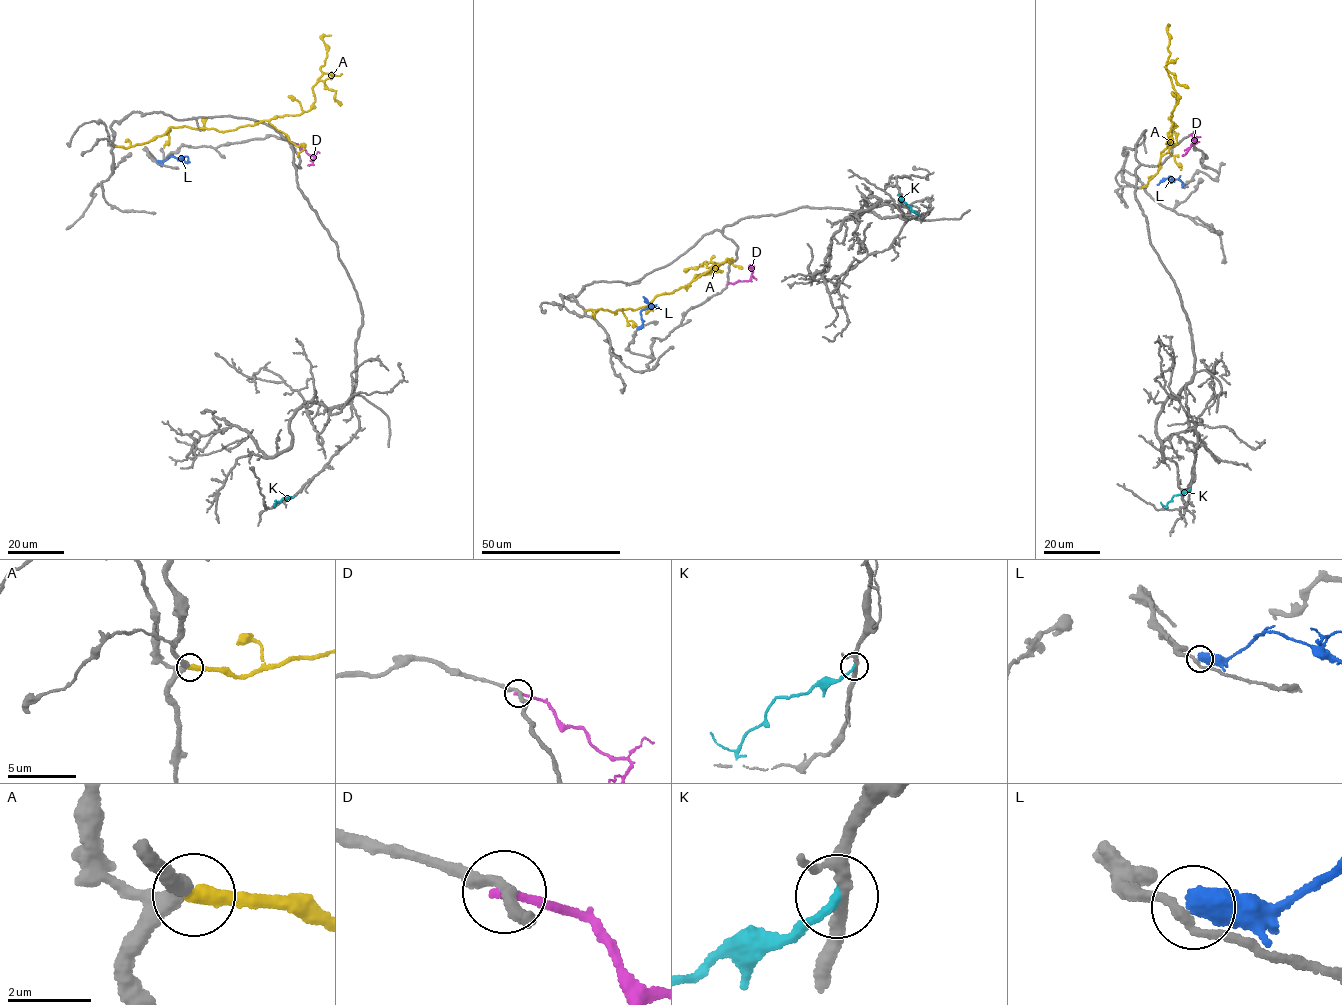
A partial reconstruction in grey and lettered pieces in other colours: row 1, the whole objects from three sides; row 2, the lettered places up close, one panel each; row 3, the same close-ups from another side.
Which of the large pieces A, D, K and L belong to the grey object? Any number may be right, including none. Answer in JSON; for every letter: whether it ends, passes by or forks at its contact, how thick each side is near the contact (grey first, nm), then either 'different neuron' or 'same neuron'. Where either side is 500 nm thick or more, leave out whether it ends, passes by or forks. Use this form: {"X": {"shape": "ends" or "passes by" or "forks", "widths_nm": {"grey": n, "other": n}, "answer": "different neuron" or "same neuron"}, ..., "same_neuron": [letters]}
{"A": {"shape": "ends", "widths_nm": {"grey": 360, "other": 360}, "answer": "different neuron"}, "D": {"shape": "ends", "widths_nm": {"grey": 240, "other": 200}, "answer": "different neuron"}, "K": {"shape": "ends", "widths_nm": {"grey": 220, "other": 240}, "answer": "different neuron"}, "L": {"widths_nm": {"grey": 200, "other": 600}, "answer": "different neuron"}, "same_neuron": []}

